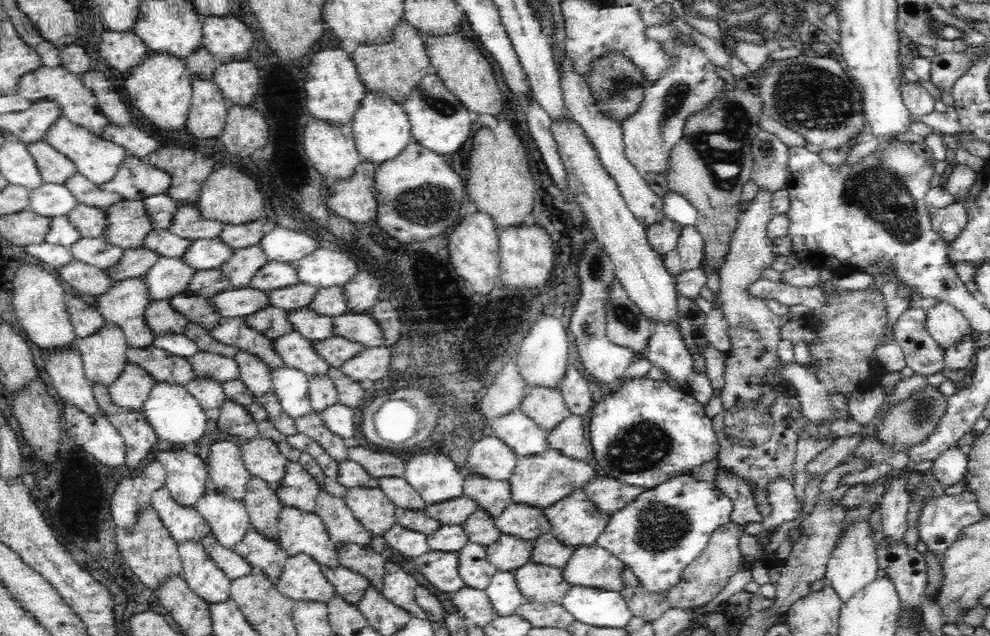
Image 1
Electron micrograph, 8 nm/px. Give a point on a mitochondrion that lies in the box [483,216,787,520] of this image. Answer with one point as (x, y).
(639, 448)

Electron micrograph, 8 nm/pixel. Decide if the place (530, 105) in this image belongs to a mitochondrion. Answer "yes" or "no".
no

